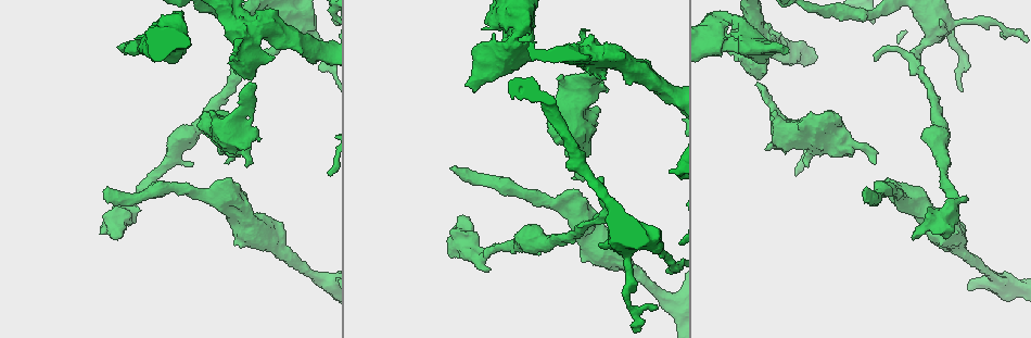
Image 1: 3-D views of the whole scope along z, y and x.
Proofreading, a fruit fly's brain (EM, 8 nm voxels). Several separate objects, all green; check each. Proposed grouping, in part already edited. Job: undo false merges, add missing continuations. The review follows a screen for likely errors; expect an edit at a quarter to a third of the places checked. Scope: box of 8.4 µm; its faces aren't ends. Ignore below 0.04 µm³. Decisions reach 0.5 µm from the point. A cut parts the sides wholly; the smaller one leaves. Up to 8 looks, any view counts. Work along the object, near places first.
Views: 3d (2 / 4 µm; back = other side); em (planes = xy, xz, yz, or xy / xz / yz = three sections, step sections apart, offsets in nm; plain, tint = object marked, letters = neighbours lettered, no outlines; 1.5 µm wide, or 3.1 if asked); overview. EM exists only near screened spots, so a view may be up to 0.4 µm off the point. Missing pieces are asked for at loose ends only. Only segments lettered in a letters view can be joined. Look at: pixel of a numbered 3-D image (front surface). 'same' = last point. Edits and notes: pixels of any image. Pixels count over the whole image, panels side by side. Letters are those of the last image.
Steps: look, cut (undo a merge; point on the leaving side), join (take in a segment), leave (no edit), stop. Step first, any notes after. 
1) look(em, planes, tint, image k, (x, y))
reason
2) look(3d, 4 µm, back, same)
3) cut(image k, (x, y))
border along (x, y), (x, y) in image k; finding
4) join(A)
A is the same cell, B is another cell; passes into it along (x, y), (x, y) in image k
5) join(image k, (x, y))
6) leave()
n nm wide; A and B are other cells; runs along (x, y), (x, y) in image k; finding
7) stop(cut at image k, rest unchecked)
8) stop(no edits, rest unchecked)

look(em, xy, step 8, letters, image 1, (274, 58))
free end

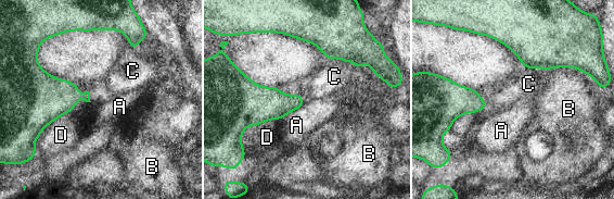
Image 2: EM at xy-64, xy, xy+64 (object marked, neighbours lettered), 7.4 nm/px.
look(em, planes, letters, same)

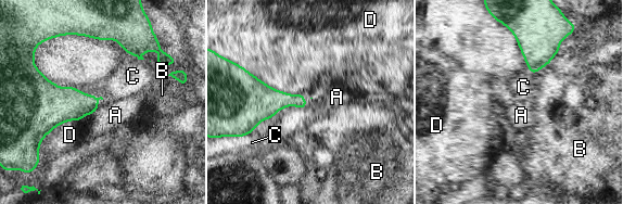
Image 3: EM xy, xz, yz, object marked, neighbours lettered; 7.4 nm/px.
leave()
A, B, C and D are other cells; none of them fits

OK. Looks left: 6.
look(3d, 2 µm, image 1, (783, 45))
stops while still wide

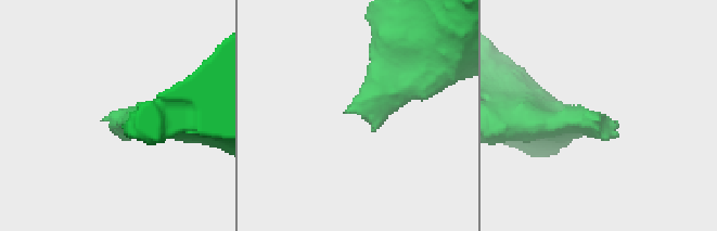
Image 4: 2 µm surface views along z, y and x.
look(em, planes, letters, image 4, (597, 118))

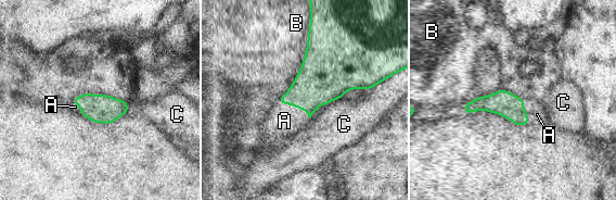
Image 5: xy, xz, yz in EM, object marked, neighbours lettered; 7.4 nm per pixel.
join(A)
A is the same cell, B and C are other cells; it goes on there

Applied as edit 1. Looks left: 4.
look(overview)

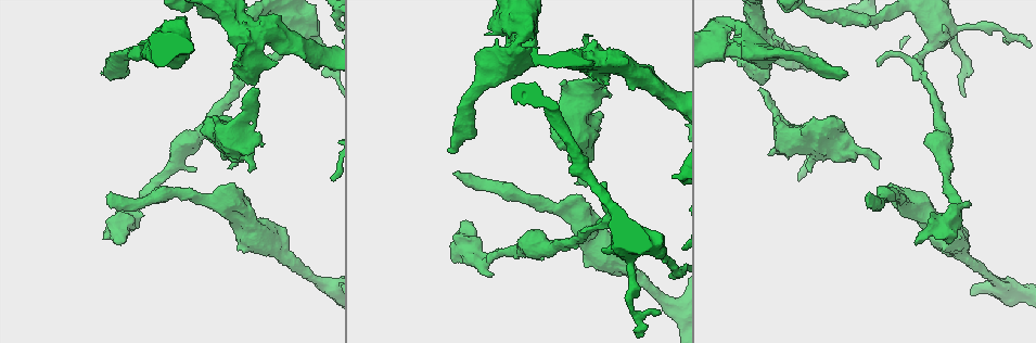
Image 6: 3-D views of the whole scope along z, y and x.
look(em, xy, step 8, letters, image 6, (845, 73))
an open end

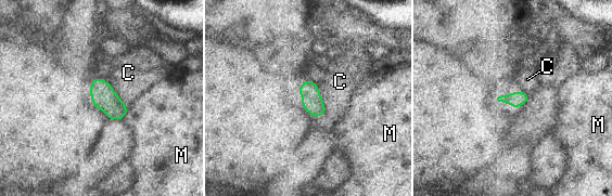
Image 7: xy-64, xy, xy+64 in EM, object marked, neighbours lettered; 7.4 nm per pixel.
look(em, planes, letters, same)
cut it another way

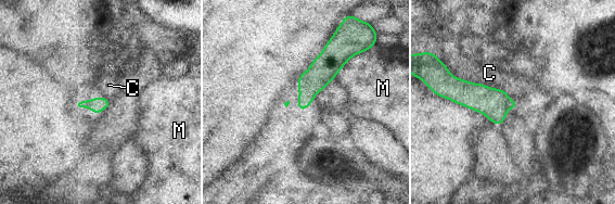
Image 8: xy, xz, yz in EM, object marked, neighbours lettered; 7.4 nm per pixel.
leave()
C touches over 460 nm; C and M are other cells; none of them fits

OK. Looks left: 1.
stop(join at image 5, rest unchecked)

